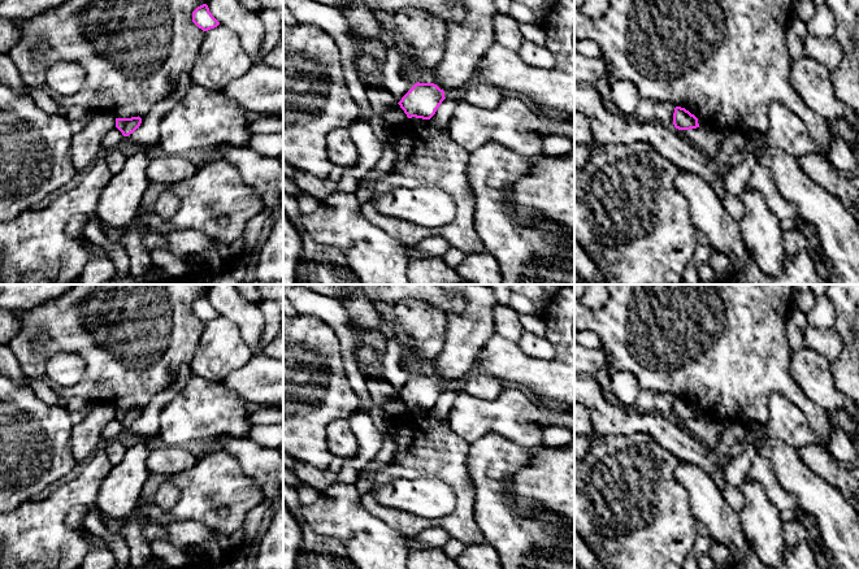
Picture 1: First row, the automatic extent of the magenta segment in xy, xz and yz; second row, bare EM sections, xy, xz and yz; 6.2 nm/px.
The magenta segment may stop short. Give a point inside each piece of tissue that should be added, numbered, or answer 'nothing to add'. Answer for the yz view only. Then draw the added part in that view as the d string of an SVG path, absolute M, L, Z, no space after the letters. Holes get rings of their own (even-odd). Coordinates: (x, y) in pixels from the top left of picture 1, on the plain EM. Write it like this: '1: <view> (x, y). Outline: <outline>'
nothing to add

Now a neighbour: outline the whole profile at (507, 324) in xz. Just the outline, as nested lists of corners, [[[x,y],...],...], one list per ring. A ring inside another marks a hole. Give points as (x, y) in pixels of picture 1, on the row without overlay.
[[[498,303],[494,307],[494,330],[495,334],[519,343],[524,329],[520,322],[520,314],[508,304]]]

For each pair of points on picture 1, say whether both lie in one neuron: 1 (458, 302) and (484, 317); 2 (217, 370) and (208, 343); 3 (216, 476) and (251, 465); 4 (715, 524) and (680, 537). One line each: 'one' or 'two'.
1: two
2: one
3: two
4: two

